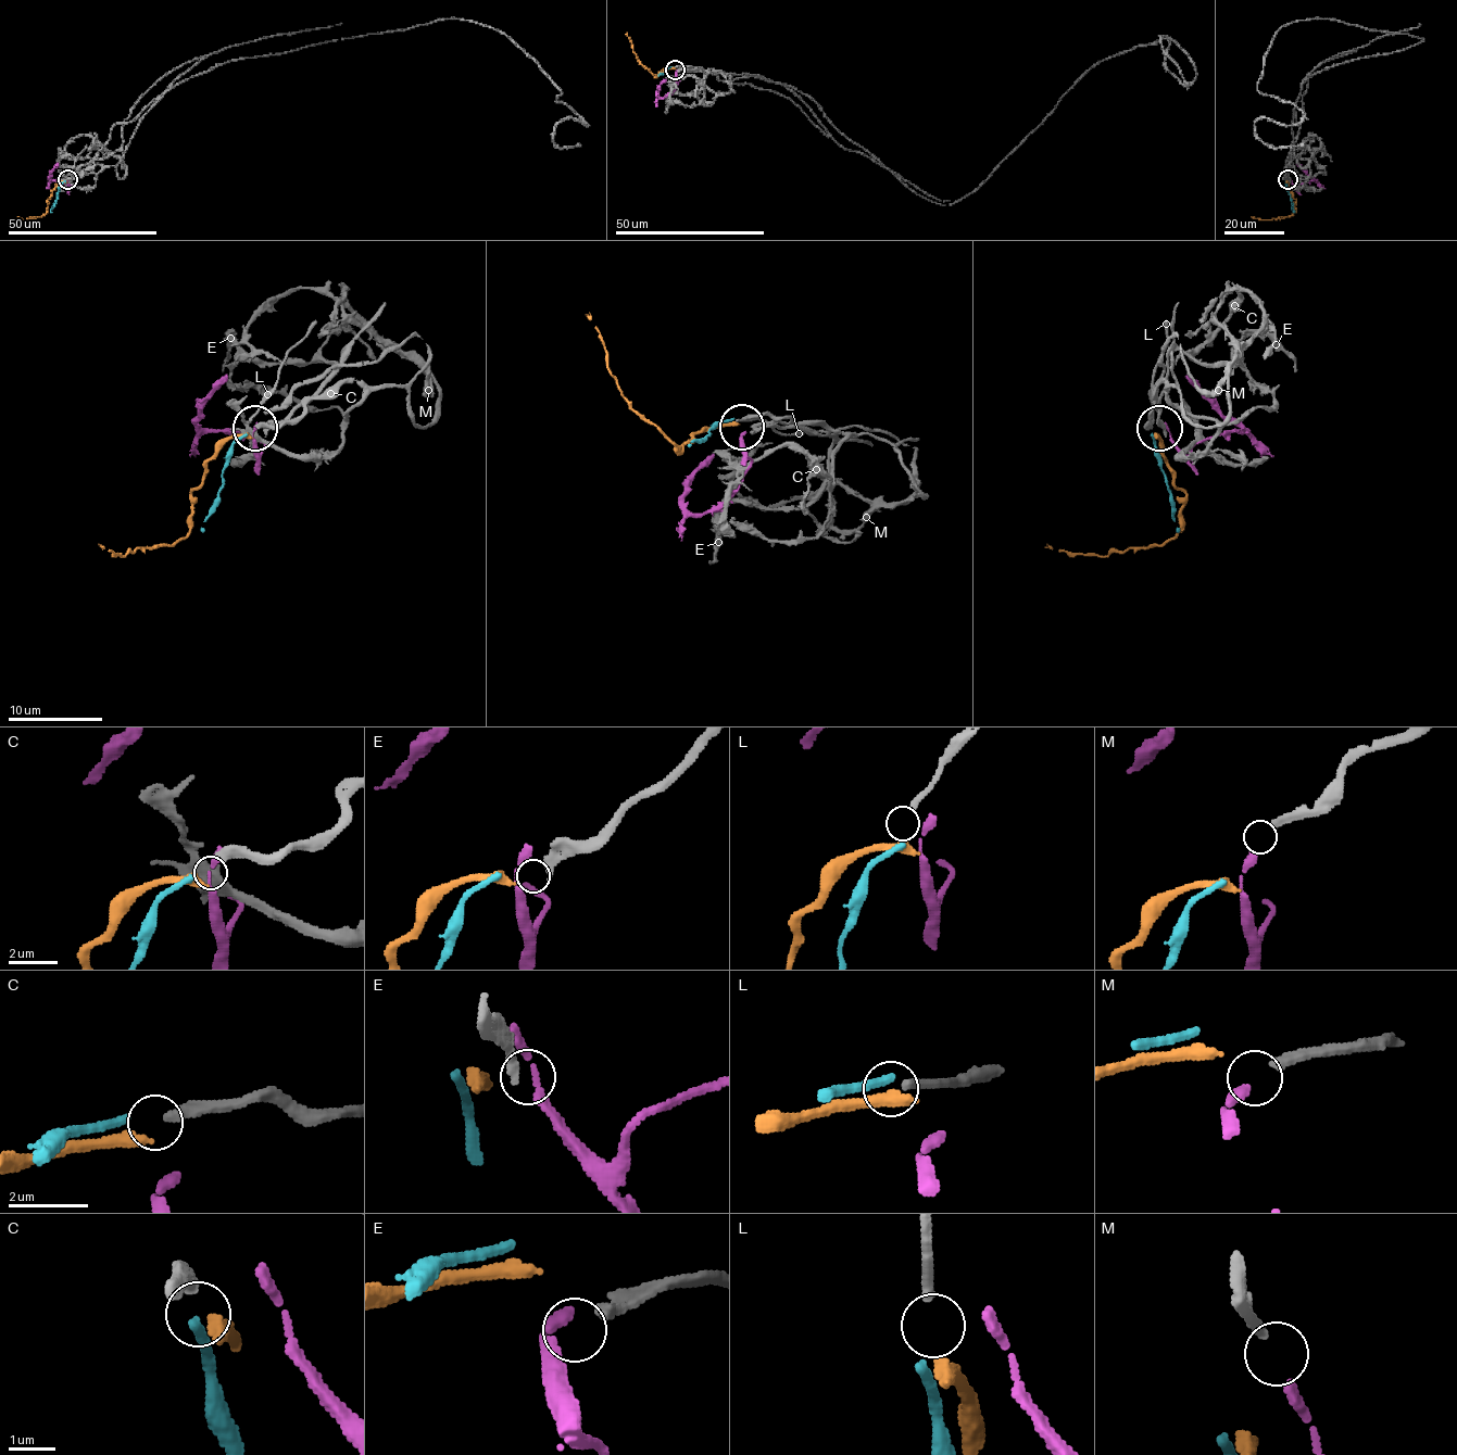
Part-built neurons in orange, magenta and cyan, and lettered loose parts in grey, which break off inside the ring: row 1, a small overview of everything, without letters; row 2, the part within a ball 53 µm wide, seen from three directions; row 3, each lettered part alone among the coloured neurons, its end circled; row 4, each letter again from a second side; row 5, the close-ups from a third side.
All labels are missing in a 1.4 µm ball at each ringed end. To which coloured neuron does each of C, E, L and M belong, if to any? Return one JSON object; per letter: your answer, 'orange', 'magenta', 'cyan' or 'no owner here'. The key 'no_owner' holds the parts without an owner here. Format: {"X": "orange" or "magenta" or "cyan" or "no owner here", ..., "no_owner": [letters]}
{"C": "orange", "E": "no owner here", "L": "cyan", "M": "magenta", "no_owner": ["E"]}

